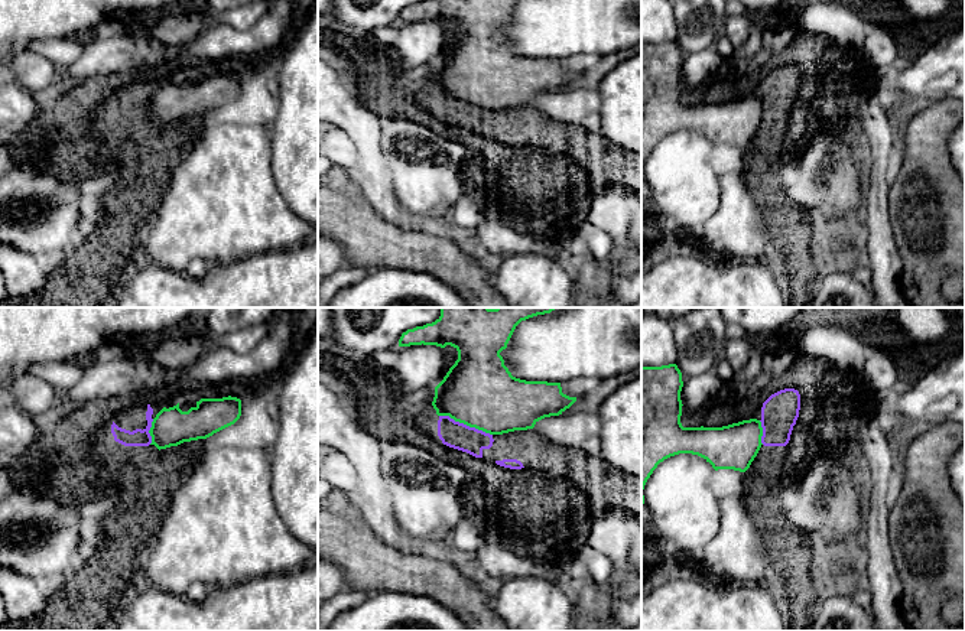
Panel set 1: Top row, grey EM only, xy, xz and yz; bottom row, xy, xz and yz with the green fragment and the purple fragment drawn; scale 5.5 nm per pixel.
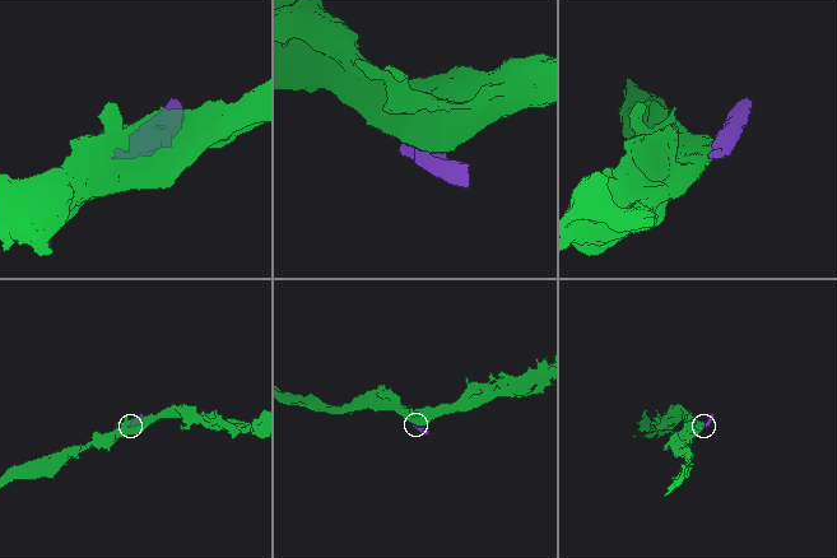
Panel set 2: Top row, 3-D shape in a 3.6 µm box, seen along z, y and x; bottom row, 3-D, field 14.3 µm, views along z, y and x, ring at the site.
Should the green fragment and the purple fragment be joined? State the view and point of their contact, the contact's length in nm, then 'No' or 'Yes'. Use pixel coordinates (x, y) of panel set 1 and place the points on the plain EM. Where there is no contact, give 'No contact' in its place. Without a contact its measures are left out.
Touches green at xz (465, 100). Shared border 320 nm. No

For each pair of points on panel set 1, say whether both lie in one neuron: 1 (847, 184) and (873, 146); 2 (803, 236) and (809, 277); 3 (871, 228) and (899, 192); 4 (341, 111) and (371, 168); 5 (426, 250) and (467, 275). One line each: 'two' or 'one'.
1: two
2: one
3: two
4: one
5: one

